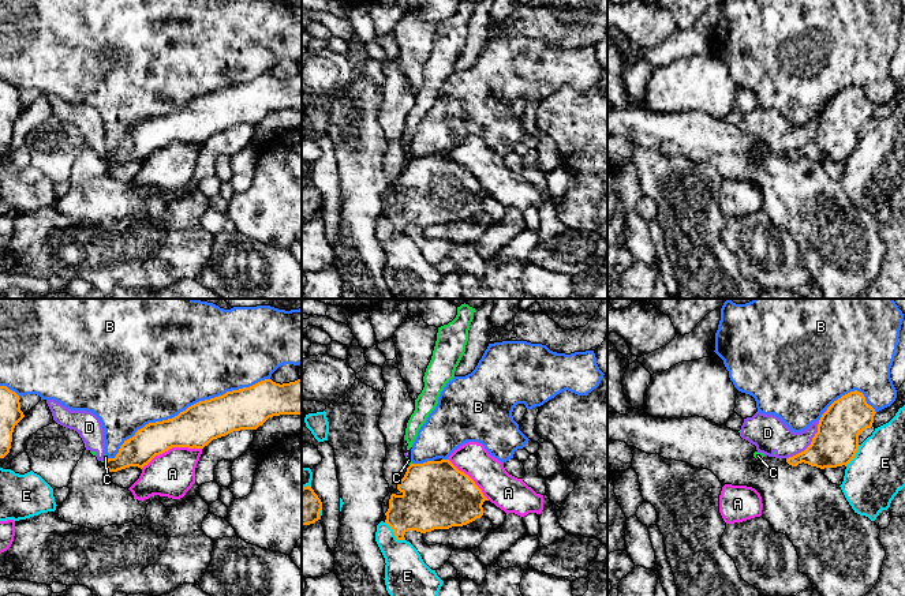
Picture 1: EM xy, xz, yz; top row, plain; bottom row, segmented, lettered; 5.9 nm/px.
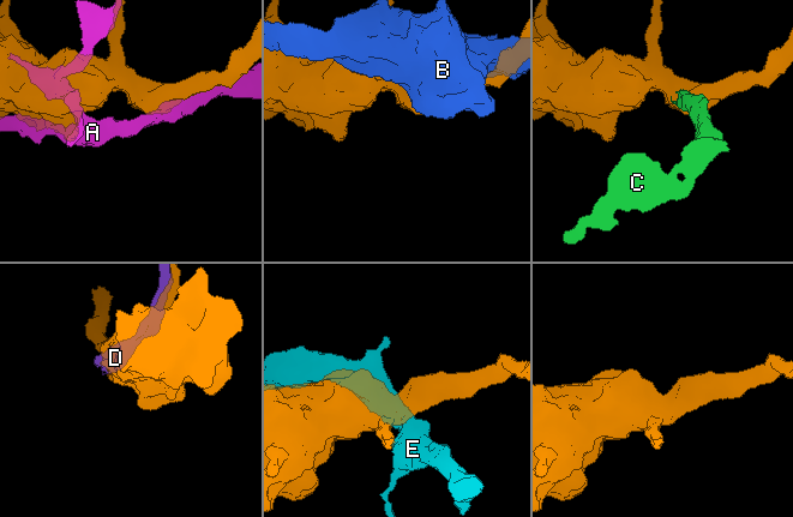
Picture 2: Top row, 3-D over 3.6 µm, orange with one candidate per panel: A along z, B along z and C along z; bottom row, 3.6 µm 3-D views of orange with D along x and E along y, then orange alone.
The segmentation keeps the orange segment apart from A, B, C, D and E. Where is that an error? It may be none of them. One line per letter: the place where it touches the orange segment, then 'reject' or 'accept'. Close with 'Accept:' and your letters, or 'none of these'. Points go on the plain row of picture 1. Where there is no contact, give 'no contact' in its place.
A: xy (171, 142) | reject
B: xy (187, 102) | reject
C: xy (107, 154) | reject
D: yz (811, 138) | reject
E: xz (395, 228) | reject
Accept: none of these

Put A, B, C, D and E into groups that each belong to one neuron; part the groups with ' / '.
A / B / C D / E

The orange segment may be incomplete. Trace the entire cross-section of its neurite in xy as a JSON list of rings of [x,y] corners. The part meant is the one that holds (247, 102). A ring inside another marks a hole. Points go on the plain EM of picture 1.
[[[302,72],[283,79],[265,74],[199,95],[172,113],[149,117],[124,135],[116,151],[106,153],[104,160],[109,166],[130,161],[142,164],[172,142],[203,143],[213,134],[233,125],[257,124],[269,112],[280,109],[302,109]]]

